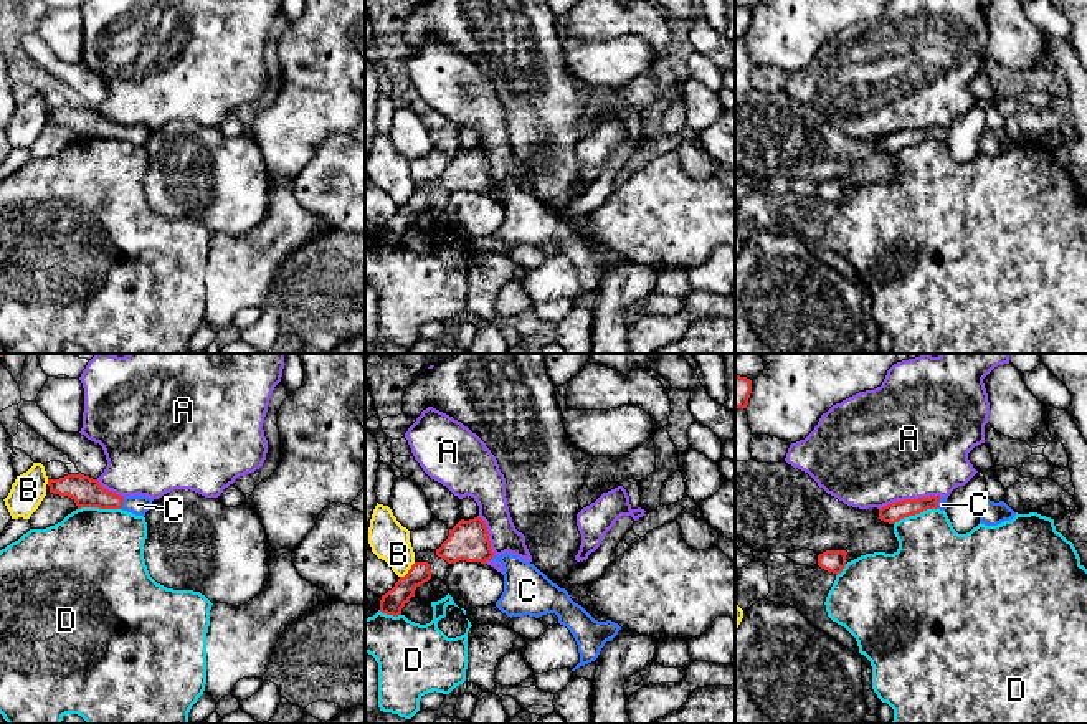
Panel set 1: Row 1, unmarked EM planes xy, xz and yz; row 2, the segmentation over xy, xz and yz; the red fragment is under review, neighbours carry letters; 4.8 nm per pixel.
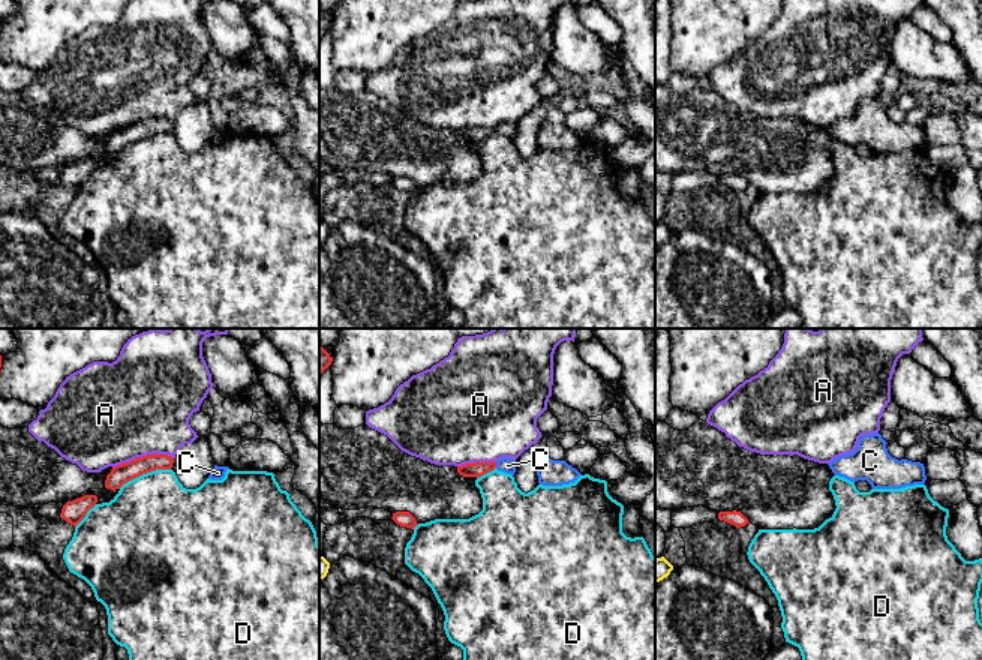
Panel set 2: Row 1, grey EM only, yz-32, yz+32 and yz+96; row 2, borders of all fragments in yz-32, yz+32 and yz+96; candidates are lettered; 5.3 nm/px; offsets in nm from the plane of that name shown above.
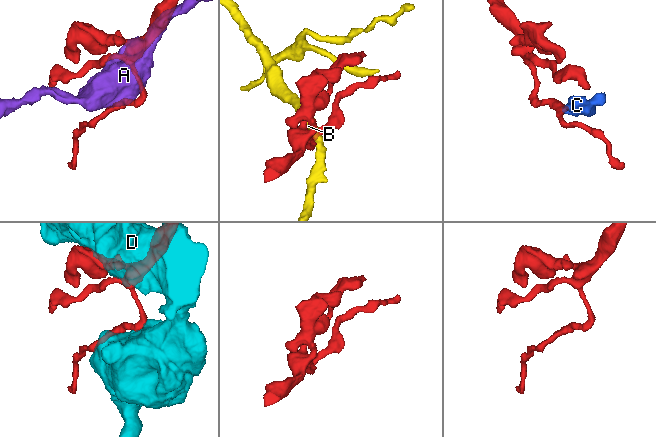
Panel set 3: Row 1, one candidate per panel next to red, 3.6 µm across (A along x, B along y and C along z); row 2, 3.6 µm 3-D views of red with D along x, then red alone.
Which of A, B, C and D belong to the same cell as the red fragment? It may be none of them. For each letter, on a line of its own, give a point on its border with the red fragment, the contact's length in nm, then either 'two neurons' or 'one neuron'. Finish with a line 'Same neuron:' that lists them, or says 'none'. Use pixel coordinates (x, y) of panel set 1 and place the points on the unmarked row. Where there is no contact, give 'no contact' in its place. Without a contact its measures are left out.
A: meets red in yz at (909, 129); contact 300 nm long; two neurons
B: meets red in xz at (408, 200); contact 110 nm long; two neurons
C: meets red in xy at (121, 133); contact 70 nm long; one neuron
D: meets red in xy at (98, 136); contact 200 nm long; two neurons
Same neuron: C

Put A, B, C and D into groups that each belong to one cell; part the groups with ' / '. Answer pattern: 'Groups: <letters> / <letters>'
Groups: A / B / C / D

